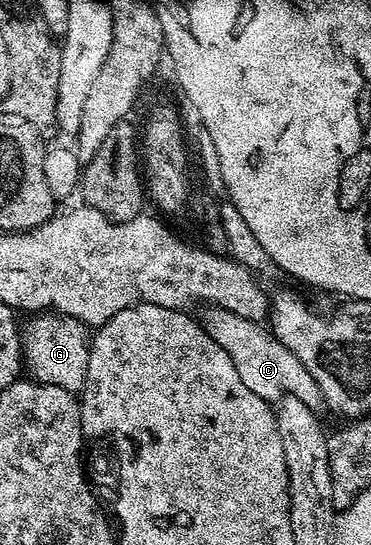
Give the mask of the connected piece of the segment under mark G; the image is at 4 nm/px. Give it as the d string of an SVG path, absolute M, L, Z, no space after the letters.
M53 311L36 314L30 319L33 320L28 323L26 331L24 329L21 339L23 359L32 373L30 376L40 384L53 384L72 393L80 392L87 377L90 351L86 326L78 319Z

